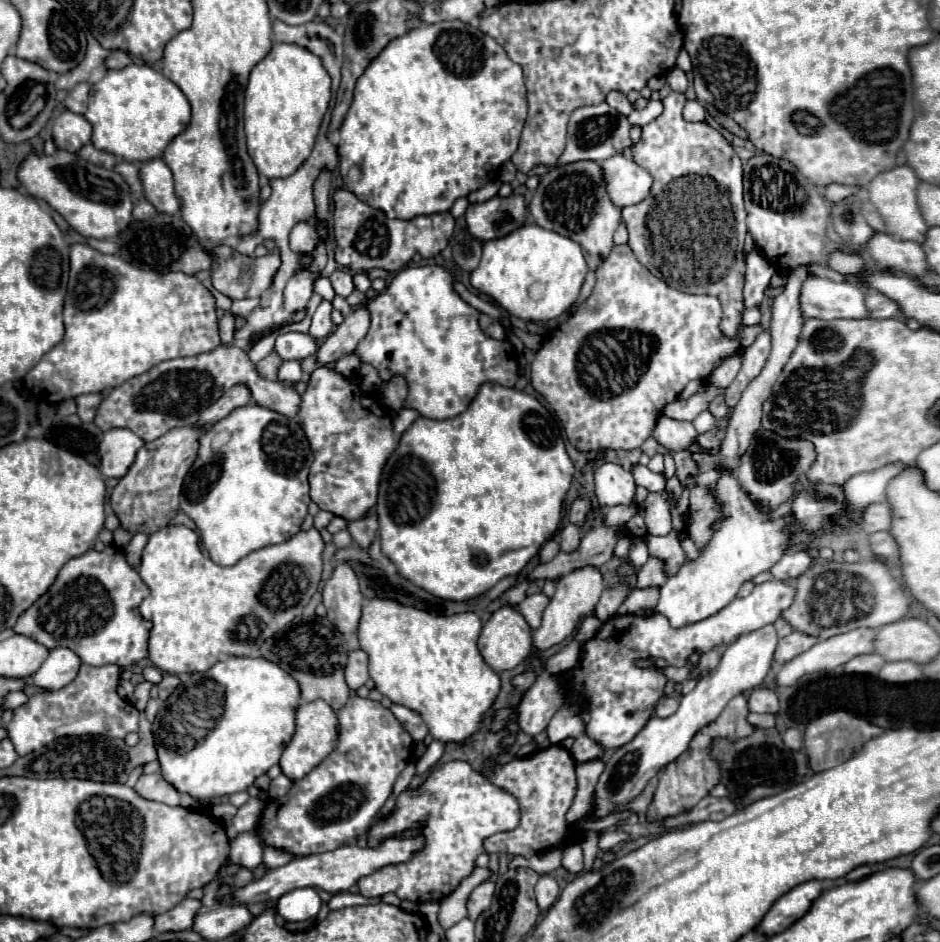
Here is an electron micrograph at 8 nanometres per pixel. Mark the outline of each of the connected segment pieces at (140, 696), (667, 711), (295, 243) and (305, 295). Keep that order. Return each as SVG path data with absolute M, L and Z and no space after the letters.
M147 681L135 687L135 693L133 693L133 697L131 697L131 703L133 703L139 711L143 711L143 709L145 709L145 703L149 701L149 689L151 689L151 683L147 683Z
M663 697L655 707L655 715L661 717L661 719L669 717L669 715L673 715L677 711L677 707L679 707L679 699L677 697Z
M305 221L297 223L289 235L289 247L295 253L311 253L317 245L317 229Z
M299 271L295 273L283 291L283 305L287 311L295 313L307 307L307 301L313 293L313 273L311 271Z

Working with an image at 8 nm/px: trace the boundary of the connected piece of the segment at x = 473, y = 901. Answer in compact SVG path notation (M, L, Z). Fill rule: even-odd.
M485 881L481 883L469 897L467 901L467 909L469 909L469 919L475 921L483 911L487 911L491 907L491 899L495 893L495 883L493 881Z

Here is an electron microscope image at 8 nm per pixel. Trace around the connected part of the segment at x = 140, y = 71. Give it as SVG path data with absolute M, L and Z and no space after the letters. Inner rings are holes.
M129 65L119 71L107 71L105 79L93 85L91 89L91 99L89 99L89 109L85 113L85 119L93 127L93 145L99 147L101 151L107 151L111 155L119 155L125 161L133 163L145 163L155 157L161 157L165 147L183 131L187 131L191 123L191 105L183 91L169 81L163 73L155 71L149 65Z

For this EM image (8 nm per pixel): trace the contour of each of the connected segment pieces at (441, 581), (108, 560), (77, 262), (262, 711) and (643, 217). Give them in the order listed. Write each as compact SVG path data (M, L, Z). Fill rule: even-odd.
M485 383L485 385L481 385L477 397L471 401L471 405L467 407L465 413L461 413L453 419L445 419L445 421L419 417L403 433L397 449L387 459L383 475L381 475L381 483L379 483L377 505L375 505L377 517L379 517L379 535L383 539L383 555L395 563L397 571L405 579L411 579L411 583L415 583L417 587L431 591L431 595L439 595L441 599L451 599L451 601L473 599L473 597L489 591L503 577L517 575L529 563L529 559L543 547L543 543L553 537L553 533L560 527L563 502L570 489L571 477L573 477L573 463L565 451L563 437L561 437L559 427L557 427L555 419L551 417L551 413L533 395L527 395L523 391L509 389L509 387L503 387L497 383ZM409 455L415 455L415 459L423 461L423 467L427 467L427 469L409 469Z
M105 547L103 551L89 549L85 555L75 557L63 565L57 581L49 587L45 595L41 595L17 621L13 627L15 633L27 635L37 643L43 643L47 649L67 647L75 651L83 663L87 665L119 665L121 669L129 669L147 657L147 641L151 623L139 613L141 601L149 595L149 587L143 583L139 573L127 563L125 555L115 547Z
M87 243L71 247L71 275L65 299L65 337L25 375L25 385L47 403L61 403L83 393L115 389L127 379L141 375L161 361L209 353L221 345L217 305L209 289L187 273L157 273L133 267L119 255L103 255ZM109 277L115 285L109 297Z
M225 657L223 661L215 663L211 669L207 669L205 673L187 673L183 683L175 689L175 693L163 703L161 711L157 713L157 719L153 723L153 735L155 735L155 745L157 745L157 753L159 753L159 763L161 763L161 775L181 793L189 793L195 799L211 799L211 797L221 797L221 795L231 795L237 791L245 791L249 785L253 785L253 781L267 773L269 767L273 767L275 763L279 763L279 757L285 749L285 745L291 741L291 737L295 735L295 711L299 707L299 683L287 673L283 671L279 665L259 657ZM167 719L175 721L175 727L167 727Z
M671 91L663 99L663 113L643 127L639 143L631 149L631 159L653 175L651 195L637 205L623 207L623 223L629 231L629 247L635 251L639 263L643 263L655 277L665 281L669 287L693 293L693 295L713 295L721 301L721 331L727 337L735 337L741 325L743 307L743 283L745 283L745 207L743 207L743 167L733 145L711 125L707 123L687 123L681 115L685 105L685 95ZM657 221L675 221L675 227L663 227L663 259L649 257L649 239L657 237L651 233L661 223Z

